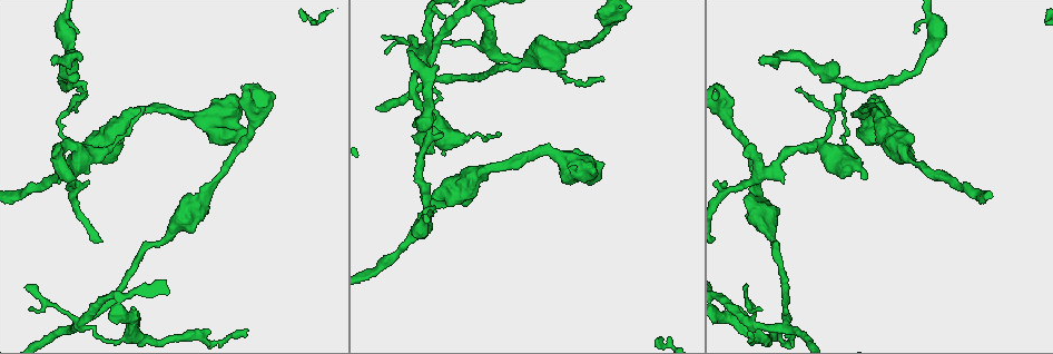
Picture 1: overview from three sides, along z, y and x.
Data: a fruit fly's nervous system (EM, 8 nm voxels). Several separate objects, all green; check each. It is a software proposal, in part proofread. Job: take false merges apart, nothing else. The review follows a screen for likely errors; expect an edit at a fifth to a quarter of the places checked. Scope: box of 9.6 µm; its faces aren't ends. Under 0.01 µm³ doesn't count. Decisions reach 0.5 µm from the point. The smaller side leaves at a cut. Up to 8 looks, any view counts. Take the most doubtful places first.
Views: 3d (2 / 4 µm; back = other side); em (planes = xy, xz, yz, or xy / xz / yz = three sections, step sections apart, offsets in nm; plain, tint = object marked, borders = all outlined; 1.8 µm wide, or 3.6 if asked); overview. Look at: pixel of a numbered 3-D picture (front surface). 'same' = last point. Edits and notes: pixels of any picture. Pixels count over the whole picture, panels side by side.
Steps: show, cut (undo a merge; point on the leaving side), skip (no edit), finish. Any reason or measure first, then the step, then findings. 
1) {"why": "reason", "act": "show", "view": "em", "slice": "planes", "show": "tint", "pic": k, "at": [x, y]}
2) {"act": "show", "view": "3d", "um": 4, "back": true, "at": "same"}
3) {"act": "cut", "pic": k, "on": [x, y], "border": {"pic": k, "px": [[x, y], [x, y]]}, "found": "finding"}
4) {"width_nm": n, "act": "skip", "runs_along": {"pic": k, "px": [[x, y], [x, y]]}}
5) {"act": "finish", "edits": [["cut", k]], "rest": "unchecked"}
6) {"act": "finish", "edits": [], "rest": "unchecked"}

{"why": "branch point", "act": "show", "view": "em", "slice": "planes", "show": "tint", "pic": 1, "at": [845, 84]}

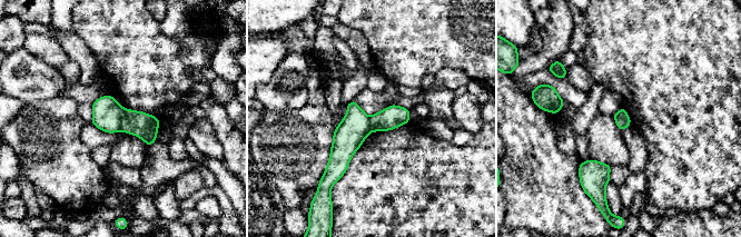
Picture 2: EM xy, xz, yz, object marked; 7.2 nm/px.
{"act": "cut", "pic": 2, "on": [107, 112], "border": {"pic": 2, "px": [[125, 109], [120, 129]]}, "found": "two cells meet here"}

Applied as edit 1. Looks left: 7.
{"act": "show", "view": "overview"}

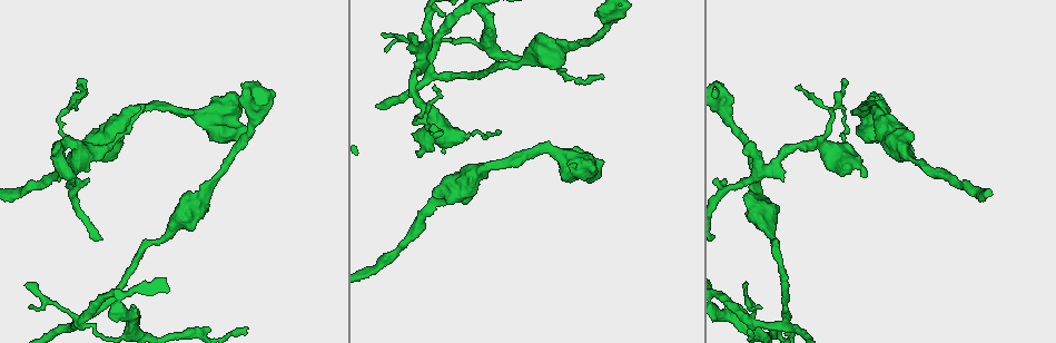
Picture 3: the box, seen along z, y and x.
{"why": "abrupt turn", "act": "show", "view": "3d", "um": 4, "back": true, "pic": 3, "at": [750, 316]}

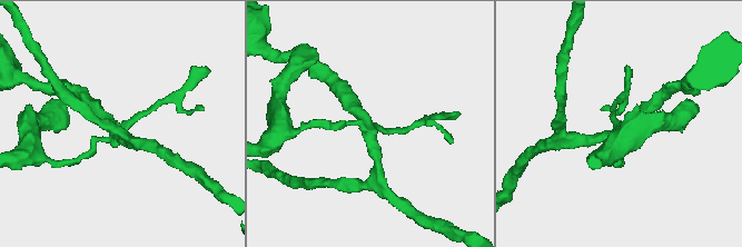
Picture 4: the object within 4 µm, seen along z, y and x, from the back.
{"why": "shape alone is not enough", "act": "show", "view": "em", "slice": "xy", "step": 4, "show": "tint", "pic": 4, "at": [616, 127]}

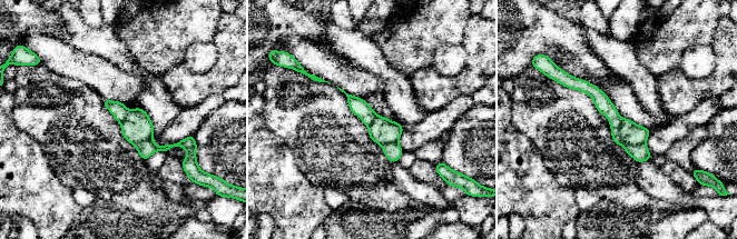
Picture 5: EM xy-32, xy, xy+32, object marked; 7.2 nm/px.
{"act": "show", "view": "em", "slice": "yz", "step": 16, "show": "tint", "at": "same"}

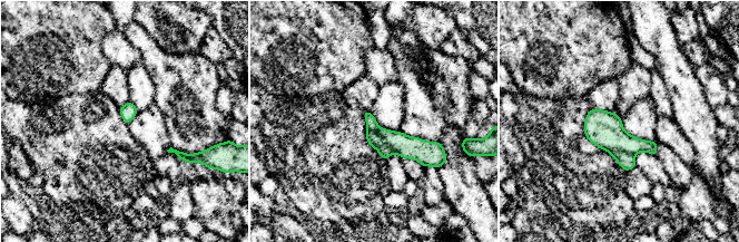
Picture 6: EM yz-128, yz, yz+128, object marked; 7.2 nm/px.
{"act": "cut", "pic": 6, "on": [627, 161], "border": {"pic": 6, "px": [[608, 151], [626, 151], [633, 155]]}, "found": "two cells meet here"}

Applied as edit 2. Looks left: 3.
{"why": "thick turns thin", "act": "show", "view": "em", "um": 3.6, "slice": "planes", "show": "tint", "pic": 3, "at": [569, 163]}

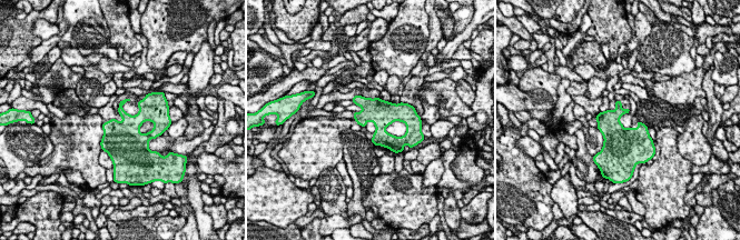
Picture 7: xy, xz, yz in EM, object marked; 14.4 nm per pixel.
{"width_nm": 320, "act": "skip", "found": "one cell here"}

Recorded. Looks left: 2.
{"act": "finish", "edits": [["cut", 2], ["cut", 6]], "rest": "unchecked"}

